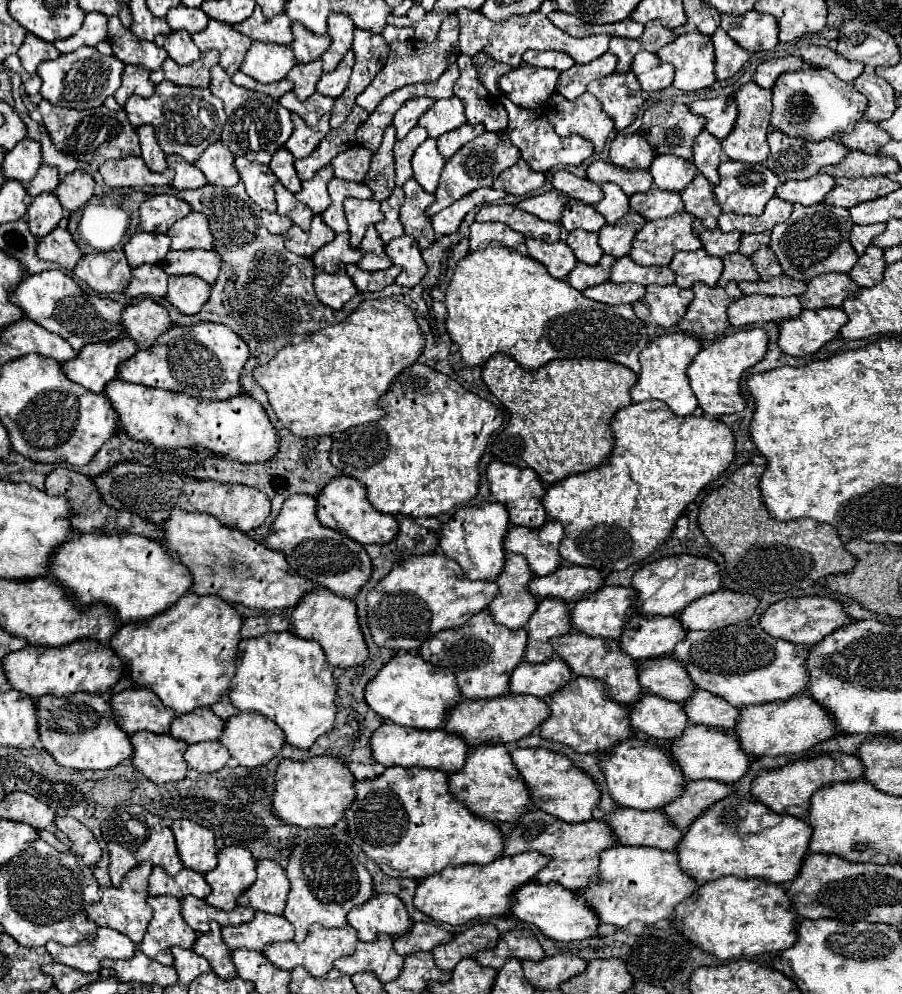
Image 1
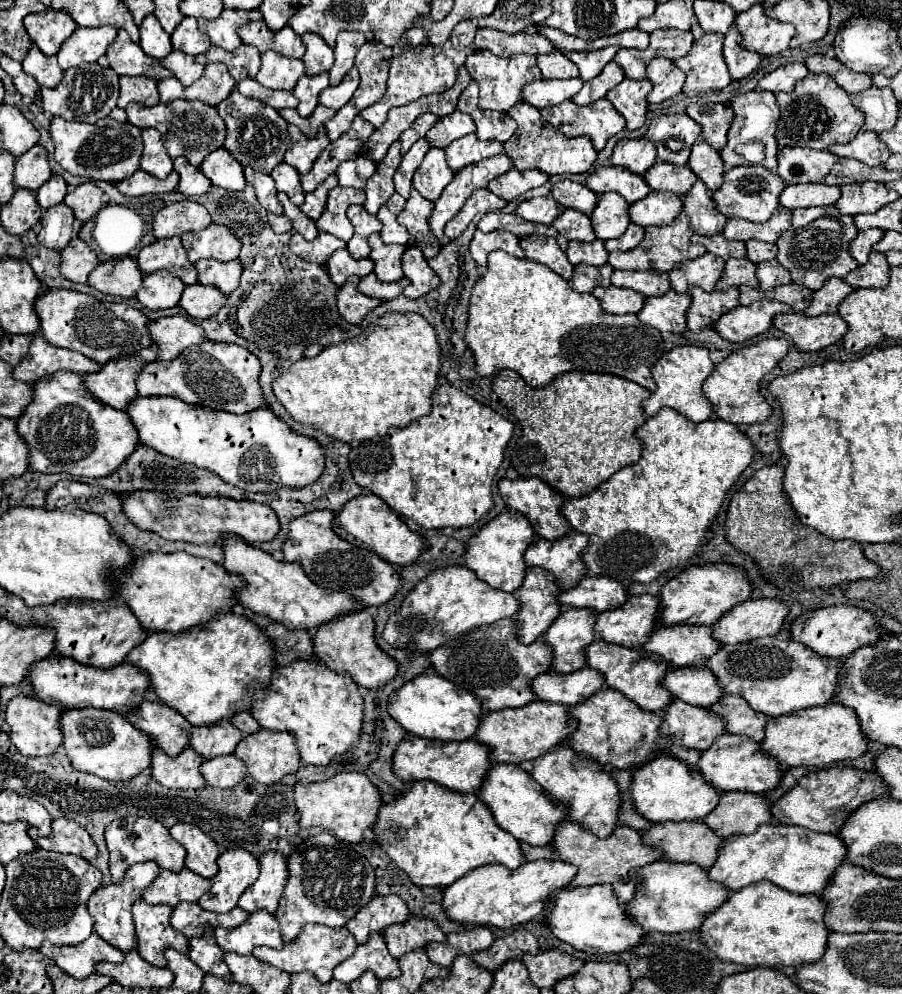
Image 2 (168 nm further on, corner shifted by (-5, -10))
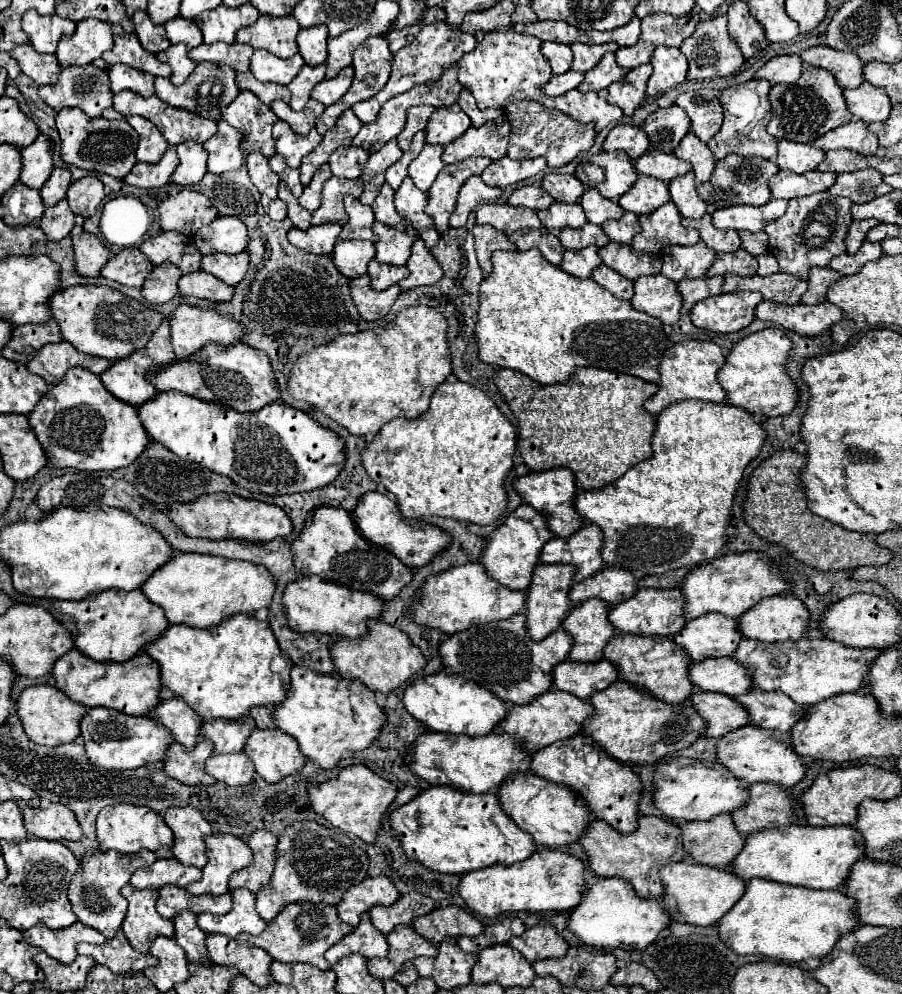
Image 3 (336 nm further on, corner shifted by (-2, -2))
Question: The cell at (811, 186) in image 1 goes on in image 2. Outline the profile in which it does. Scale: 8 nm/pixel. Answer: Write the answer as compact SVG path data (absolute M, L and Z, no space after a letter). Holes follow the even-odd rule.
M825 183L807 185L787 185L779 195L779 205L785 209L807 209L807 207L829 207L841 197L839 187L829 187Z

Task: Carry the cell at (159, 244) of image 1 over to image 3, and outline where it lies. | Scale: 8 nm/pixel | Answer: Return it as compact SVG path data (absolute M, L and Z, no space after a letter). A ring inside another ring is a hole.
M164 231L142 243L140 251L154 263L162 265L166 261L174 263L182 273L200 271L202 253L196 249L190 237L180 231Z

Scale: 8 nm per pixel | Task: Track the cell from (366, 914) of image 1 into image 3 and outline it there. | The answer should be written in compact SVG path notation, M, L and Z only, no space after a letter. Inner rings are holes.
M386 875L378 877L366 877L356 887L350 887L344 893L344 899L336 905L338 915L344 923L350 923L356 927L360 923L360 915L370 911L374 905L392 905L400 893L396 891L394 883Z

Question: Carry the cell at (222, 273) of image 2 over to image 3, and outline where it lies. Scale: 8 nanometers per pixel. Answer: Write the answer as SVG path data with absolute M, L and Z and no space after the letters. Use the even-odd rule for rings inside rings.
M242 251L236 255L216 253L216 255L206 255L202 259L202 269L212 273L226 285L238 285L248 271L248 263L250 263L248 251Z

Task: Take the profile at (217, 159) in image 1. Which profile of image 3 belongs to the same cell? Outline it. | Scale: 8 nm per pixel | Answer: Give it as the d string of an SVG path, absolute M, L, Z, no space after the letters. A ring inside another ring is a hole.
M222 119L218 121L216 135L212 135L204 143L204 149L210 153L208 157L210 173L224 173L242 167L244 155L240 149L240 139L242 139L240 131L236 131L232 125L224 123Z

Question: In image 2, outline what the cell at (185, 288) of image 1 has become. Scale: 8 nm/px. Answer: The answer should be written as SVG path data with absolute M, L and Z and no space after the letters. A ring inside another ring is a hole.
M189 285L185 287L179 305L191 315L193 319L207 319L213 317L225 303L225 295L221 295L211 285Z

